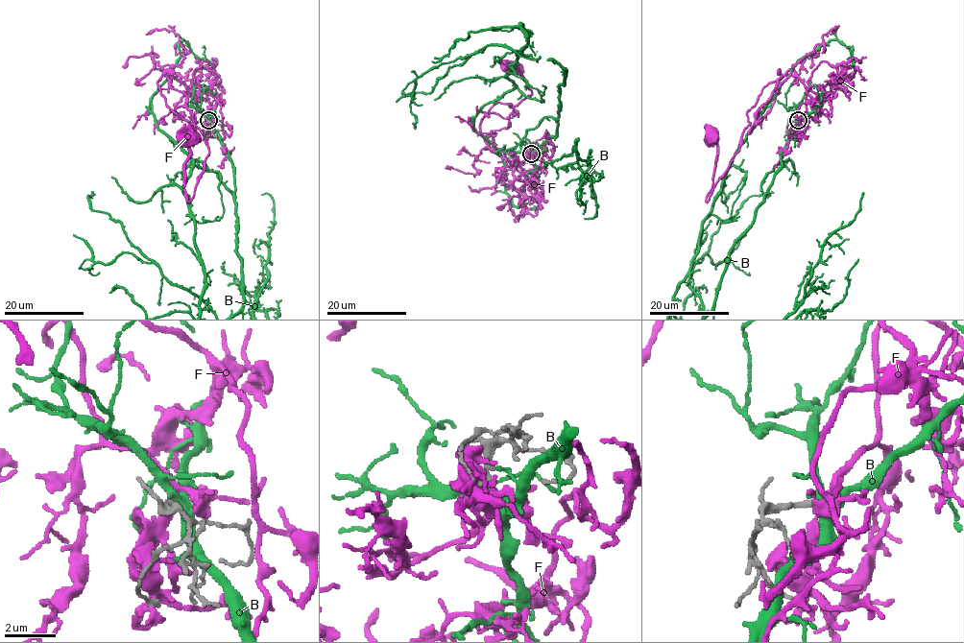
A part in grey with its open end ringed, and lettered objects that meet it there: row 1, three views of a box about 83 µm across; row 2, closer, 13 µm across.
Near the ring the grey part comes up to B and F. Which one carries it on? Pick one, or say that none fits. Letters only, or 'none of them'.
none of them

